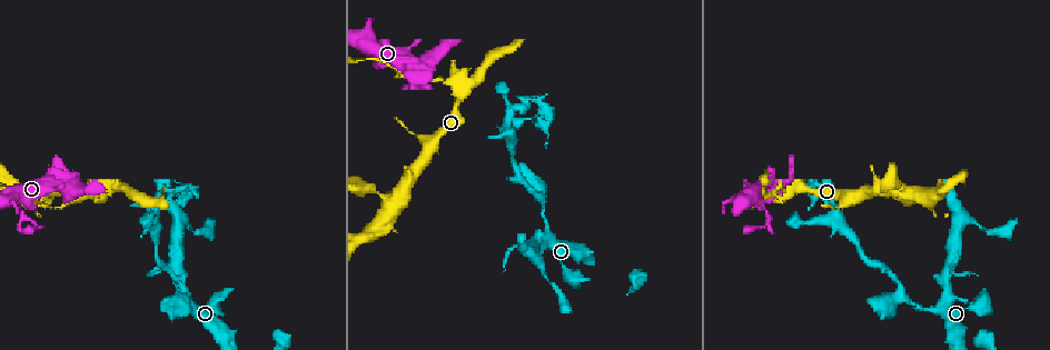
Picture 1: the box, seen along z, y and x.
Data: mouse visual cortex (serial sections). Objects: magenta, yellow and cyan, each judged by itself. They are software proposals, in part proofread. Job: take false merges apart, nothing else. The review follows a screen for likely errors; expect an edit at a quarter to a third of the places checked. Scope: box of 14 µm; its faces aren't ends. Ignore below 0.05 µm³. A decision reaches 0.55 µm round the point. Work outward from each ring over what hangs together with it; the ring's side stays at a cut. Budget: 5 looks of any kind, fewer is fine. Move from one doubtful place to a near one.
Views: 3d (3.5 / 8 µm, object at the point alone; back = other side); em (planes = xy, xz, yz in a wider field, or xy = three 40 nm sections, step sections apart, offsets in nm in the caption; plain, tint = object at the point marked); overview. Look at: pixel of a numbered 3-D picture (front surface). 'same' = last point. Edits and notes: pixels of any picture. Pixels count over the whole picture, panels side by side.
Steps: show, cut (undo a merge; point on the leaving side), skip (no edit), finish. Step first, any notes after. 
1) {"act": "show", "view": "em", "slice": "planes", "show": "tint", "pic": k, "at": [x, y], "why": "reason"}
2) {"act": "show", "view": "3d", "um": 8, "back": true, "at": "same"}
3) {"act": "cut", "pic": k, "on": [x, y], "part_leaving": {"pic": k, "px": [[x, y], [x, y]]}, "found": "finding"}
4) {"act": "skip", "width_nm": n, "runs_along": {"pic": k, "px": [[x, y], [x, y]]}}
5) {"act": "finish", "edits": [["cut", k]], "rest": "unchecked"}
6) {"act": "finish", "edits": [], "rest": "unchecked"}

{"act": "show", "view": "3d", "um": 3.5, "pic": 1, "at": [770, 212]}

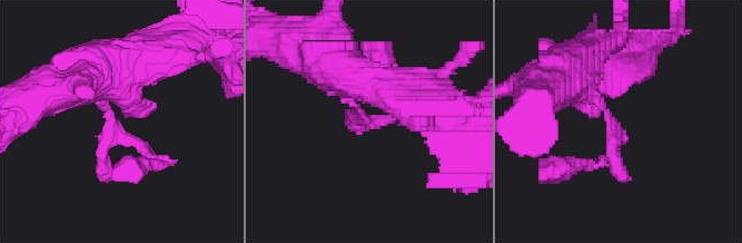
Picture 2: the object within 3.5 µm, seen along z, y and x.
{"act": "show", "view": "em", "slice": "xy", "step": 1, "show": "tint", "pic": 2, "at": [363, 112], "why": "need the tissue"}

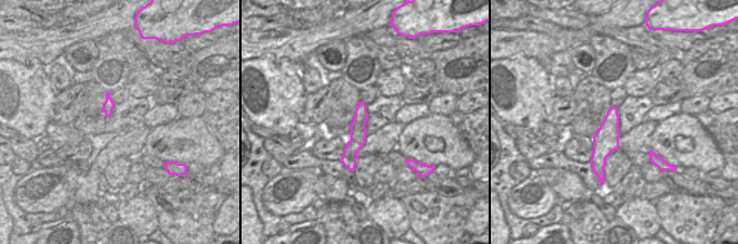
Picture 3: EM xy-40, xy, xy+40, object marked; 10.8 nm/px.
{"act": "skip", "runs_along": {"pic": 3, "px": [[361, 105], [351, 167]]}, "found": "continuous, no second cell"}

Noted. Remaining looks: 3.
{"act": "show", "view": "3d", "um": 3.5, "pic": 1, "at": [421, 86], "why": "thick turns thin"}

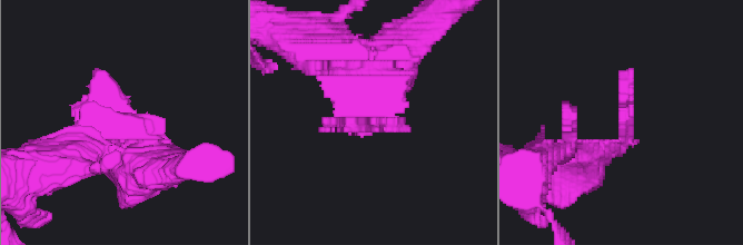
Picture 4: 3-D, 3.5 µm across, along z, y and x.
{"act": "show", "view": "em", "slice": "xy", "step": 5, "show": "tint", "pic": 4, "at": [626, 104]}

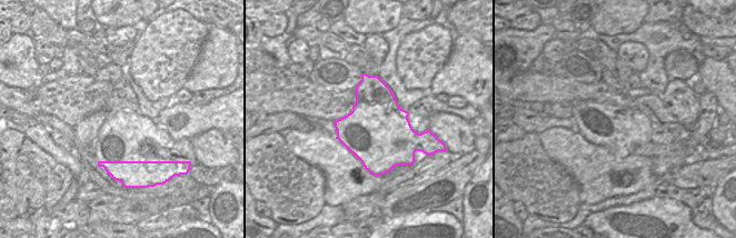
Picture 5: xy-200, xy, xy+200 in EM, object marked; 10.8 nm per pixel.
{"act": "skip", "runs_along": {"pic": 4, "px": [[570, 159], [622, 143], [630, 95]]}, "found": "all the same cell"}

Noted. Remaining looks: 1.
{"act": "finish", "edits": [], "rest": "unchecked"}

